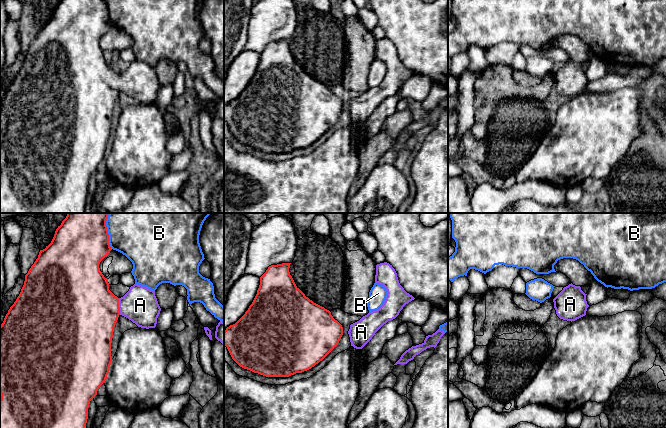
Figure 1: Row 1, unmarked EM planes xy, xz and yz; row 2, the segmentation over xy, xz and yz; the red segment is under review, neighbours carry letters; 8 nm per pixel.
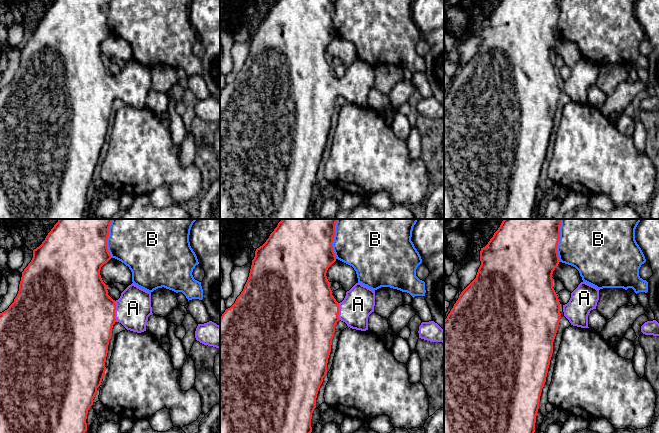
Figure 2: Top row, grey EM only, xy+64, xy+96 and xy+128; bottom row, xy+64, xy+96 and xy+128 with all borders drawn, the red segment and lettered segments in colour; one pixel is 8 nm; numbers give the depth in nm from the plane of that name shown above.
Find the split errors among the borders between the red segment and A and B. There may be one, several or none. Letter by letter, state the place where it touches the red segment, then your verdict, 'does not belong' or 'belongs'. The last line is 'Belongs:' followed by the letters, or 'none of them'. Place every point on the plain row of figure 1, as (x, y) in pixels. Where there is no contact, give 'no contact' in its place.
A: contact xy (118, 82); belongs
B: contact xy (108, 13); does not belong
Belongs: A

